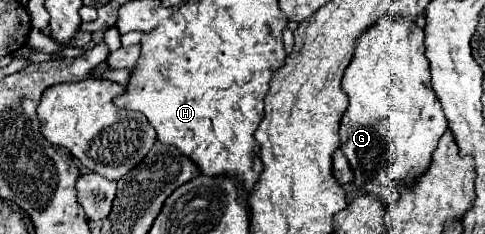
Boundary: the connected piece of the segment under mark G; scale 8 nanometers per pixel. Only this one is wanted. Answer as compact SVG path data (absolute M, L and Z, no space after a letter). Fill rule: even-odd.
M383 17L383 21L369 27L357 39L353 61L343 75L343 91L349 97L349 107L341 119L341 151L355 175L353 183L363 187L363 193L375 195L385 205L397 205L399 187L415 185L417 179L427 173L437 141L449 129L437 93L431 87L423 31L415 23L397 21L397 17Z

